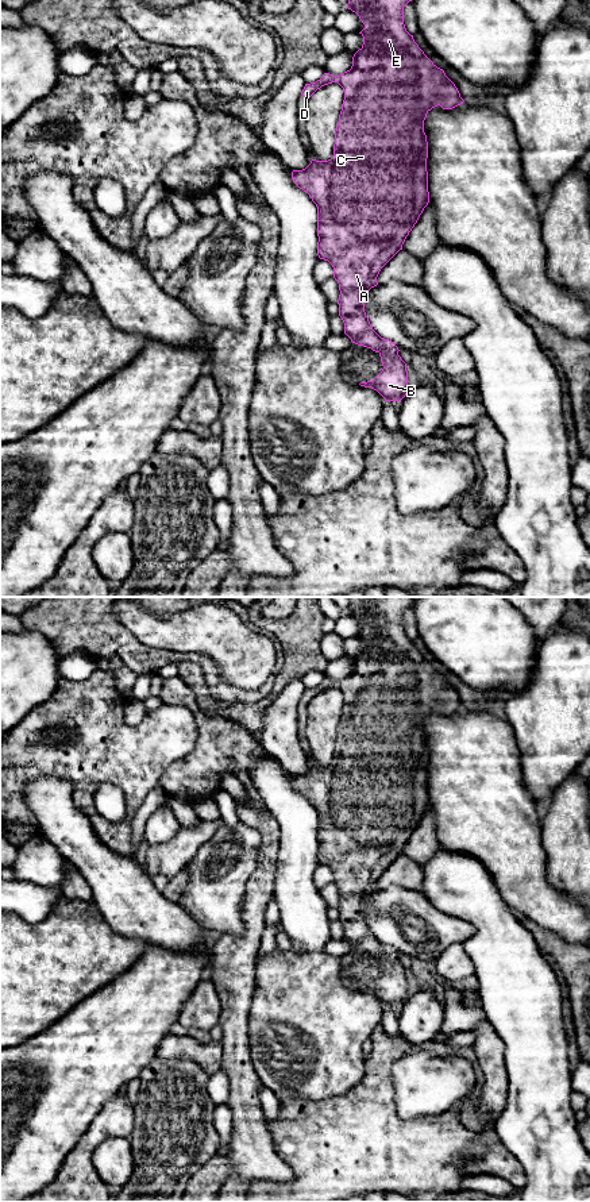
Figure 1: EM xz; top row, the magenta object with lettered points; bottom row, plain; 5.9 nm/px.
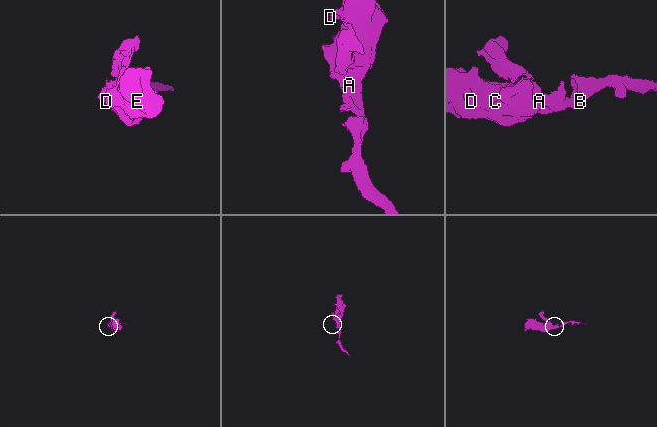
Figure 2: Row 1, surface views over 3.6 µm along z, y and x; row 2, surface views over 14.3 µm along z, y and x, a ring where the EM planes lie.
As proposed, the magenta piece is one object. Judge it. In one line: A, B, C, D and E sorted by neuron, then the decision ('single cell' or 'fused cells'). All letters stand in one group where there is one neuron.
A B C D E; single cell

